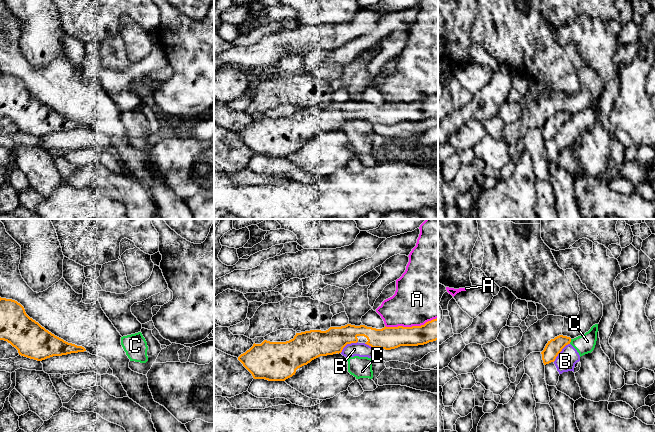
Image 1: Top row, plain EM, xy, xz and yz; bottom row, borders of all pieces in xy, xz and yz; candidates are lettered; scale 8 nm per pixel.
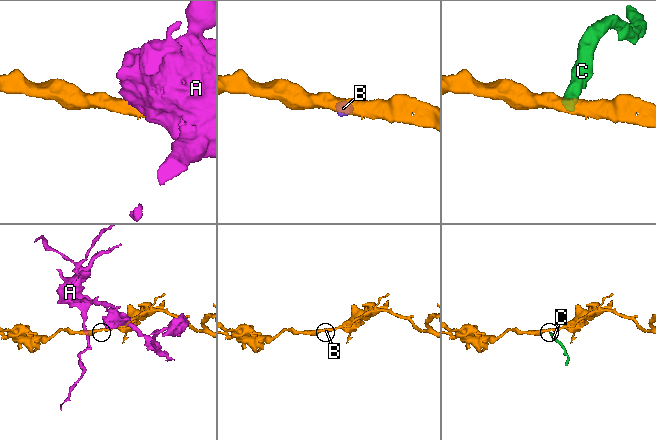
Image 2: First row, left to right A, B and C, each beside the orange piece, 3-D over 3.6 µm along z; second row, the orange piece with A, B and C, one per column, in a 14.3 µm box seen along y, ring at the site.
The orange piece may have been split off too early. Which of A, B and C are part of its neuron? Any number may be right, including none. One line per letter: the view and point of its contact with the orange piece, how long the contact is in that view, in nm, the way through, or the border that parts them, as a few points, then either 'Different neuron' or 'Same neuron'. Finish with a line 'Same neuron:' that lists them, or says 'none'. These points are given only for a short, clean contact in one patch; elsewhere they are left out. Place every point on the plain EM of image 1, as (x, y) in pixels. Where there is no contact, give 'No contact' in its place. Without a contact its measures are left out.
A: Touches orange at xz (412, 102). Shared border 440 nm. Different neuron
B: Touches orange at yz (560, 127). Shared border 200 nm. Boundary: yz (569, 119), (553, 137). Different neuron
C: Touches orange at yz (570, 117). Shared border 40 nm. Boundary: yz (571, 115), (569, 119). Different neuron
Same neuron: none

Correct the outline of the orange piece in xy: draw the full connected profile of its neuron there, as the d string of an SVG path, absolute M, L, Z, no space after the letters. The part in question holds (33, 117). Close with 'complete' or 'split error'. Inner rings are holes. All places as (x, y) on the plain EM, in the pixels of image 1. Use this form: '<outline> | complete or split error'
M1 73L0 116L10 119L19 131L37 137L86 127L84 123L68 119L46 106L30 94L17 77Z | complete

